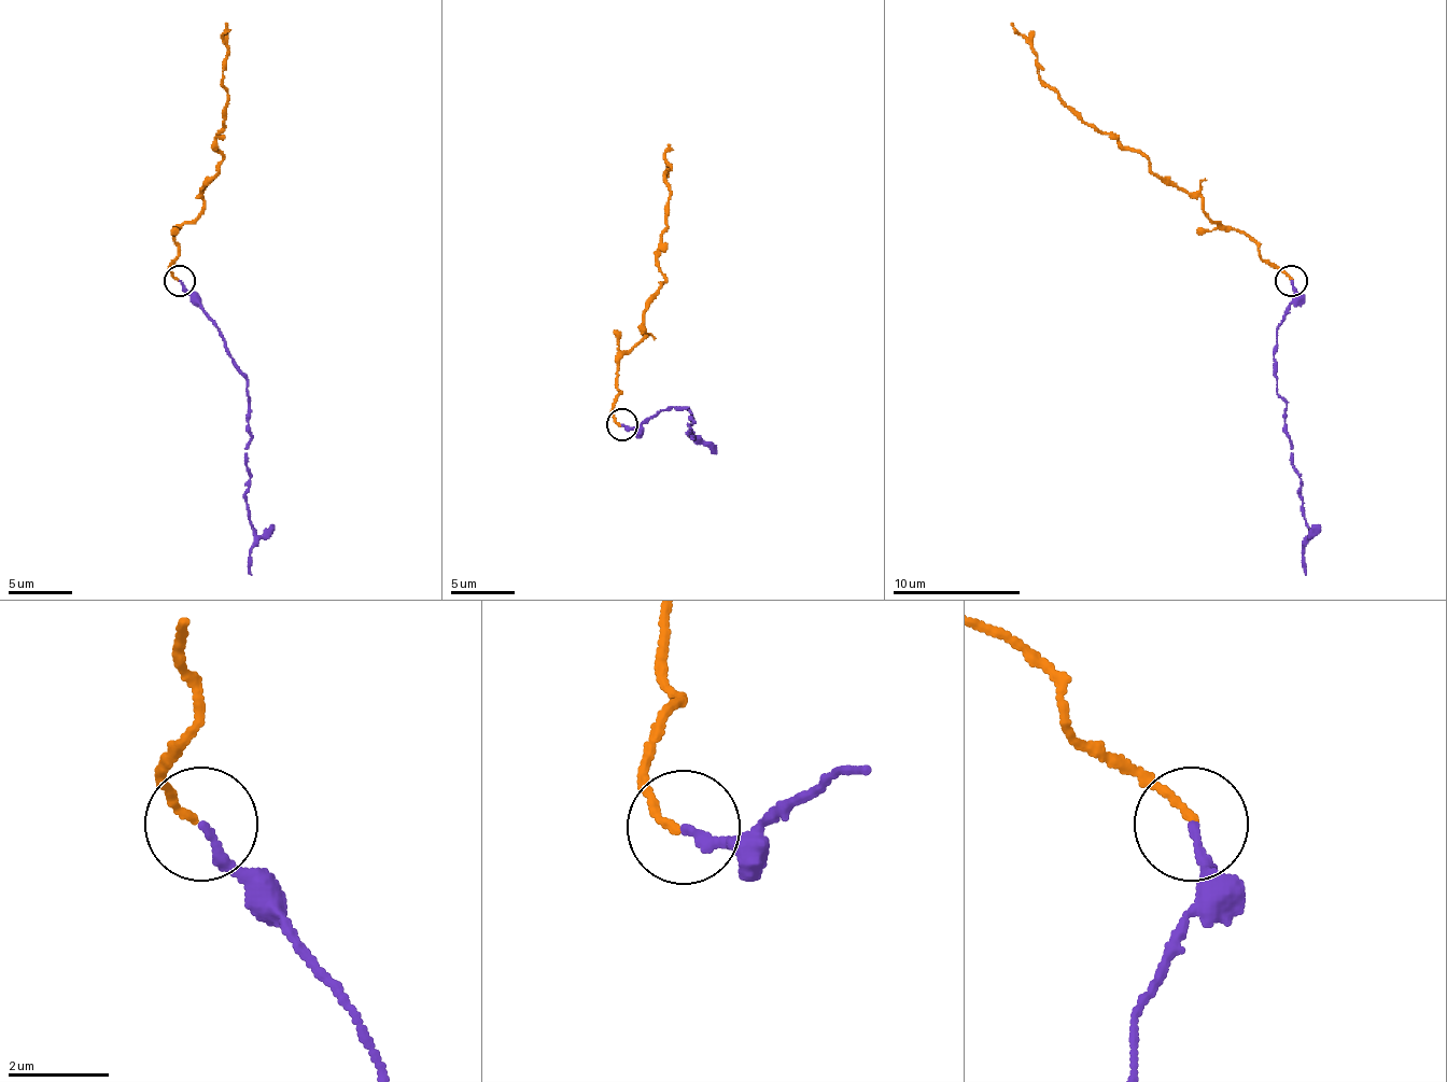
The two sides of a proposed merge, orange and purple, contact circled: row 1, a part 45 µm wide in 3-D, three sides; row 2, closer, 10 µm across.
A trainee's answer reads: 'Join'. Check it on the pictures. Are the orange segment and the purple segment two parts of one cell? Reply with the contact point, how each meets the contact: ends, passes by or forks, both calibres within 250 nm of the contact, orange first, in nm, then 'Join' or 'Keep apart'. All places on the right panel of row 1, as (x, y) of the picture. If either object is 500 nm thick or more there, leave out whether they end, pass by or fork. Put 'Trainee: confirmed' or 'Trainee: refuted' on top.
Trainee: refuted
Place: (1291, 280). At the ring orange ends. At the ring purple ends. Thickness 160 nm (orange) against 170 nm. Keep apart

